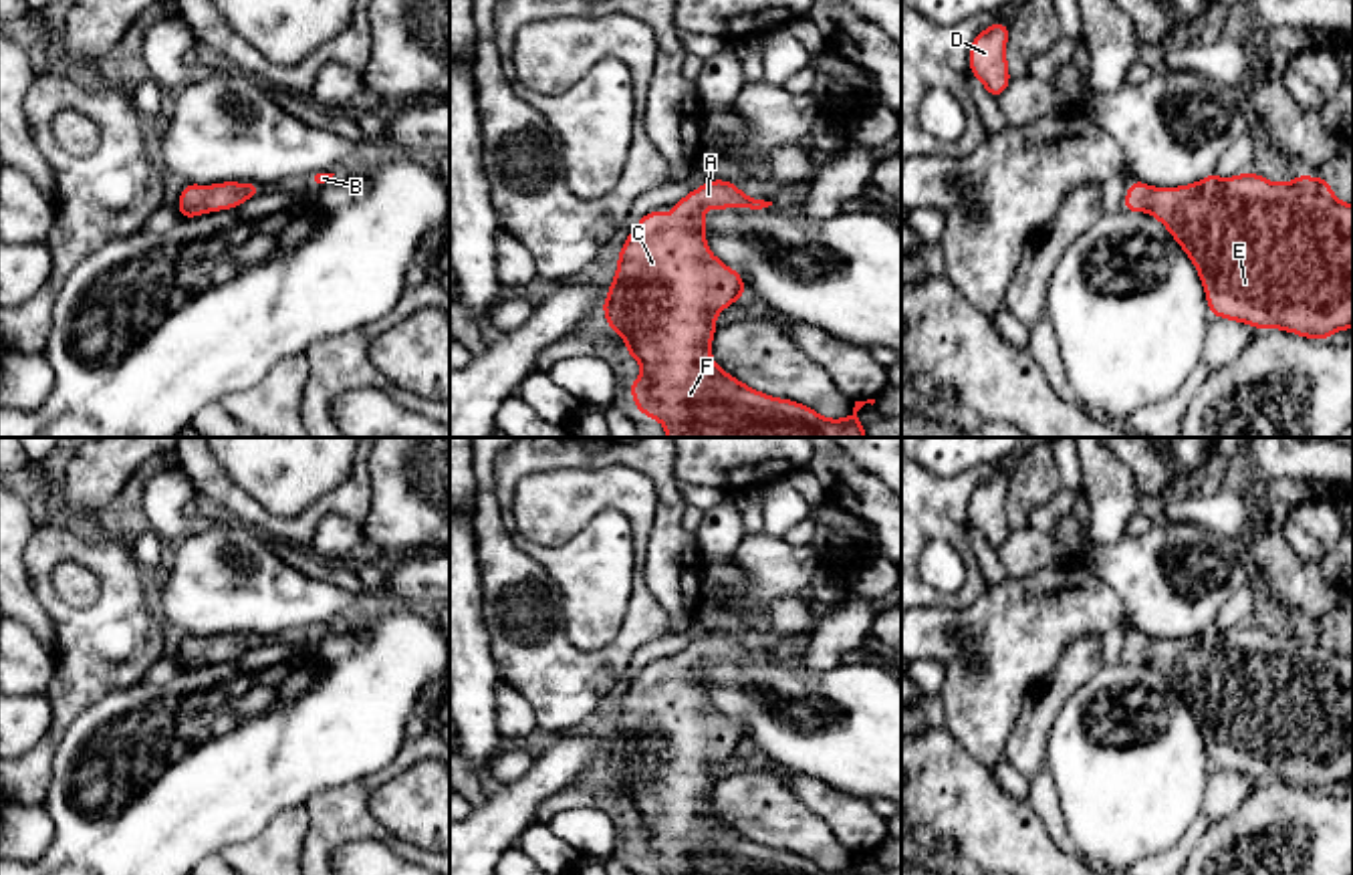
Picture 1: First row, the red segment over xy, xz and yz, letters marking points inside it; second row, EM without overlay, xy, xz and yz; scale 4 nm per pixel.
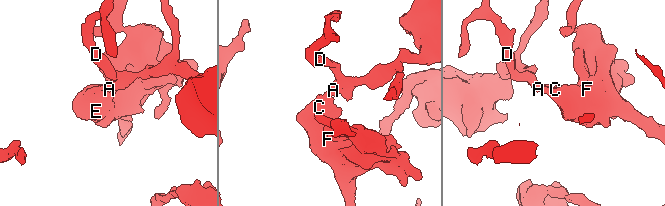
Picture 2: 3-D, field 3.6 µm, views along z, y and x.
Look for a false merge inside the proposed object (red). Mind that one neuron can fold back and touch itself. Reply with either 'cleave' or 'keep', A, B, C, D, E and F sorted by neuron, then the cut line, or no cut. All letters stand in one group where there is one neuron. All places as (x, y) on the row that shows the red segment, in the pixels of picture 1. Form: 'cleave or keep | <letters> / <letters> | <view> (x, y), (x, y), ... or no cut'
keep | A B C D E F | no cut

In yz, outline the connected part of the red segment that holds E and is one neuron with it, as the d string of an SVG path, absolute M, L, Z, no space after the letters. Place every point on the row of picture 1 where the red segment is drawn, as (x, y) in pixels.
M1210 173L1182 188L1149 188L1137 179L1123 200L1127 212L1155 216L1192 258L1214 317L1307 339L1329 339L1335 331L1353 329L1353 206L1339 202L1327 179L1297 175L1288 183L1272 183L1258 173L1228 179Z

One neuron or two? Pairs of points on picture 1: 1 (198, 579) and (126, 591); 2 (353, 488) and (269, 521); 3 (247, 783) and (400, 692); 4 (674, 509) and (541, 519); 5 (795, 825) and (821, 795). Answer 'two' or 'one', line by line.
1: two
2: one
3: one
4: two
5: two

